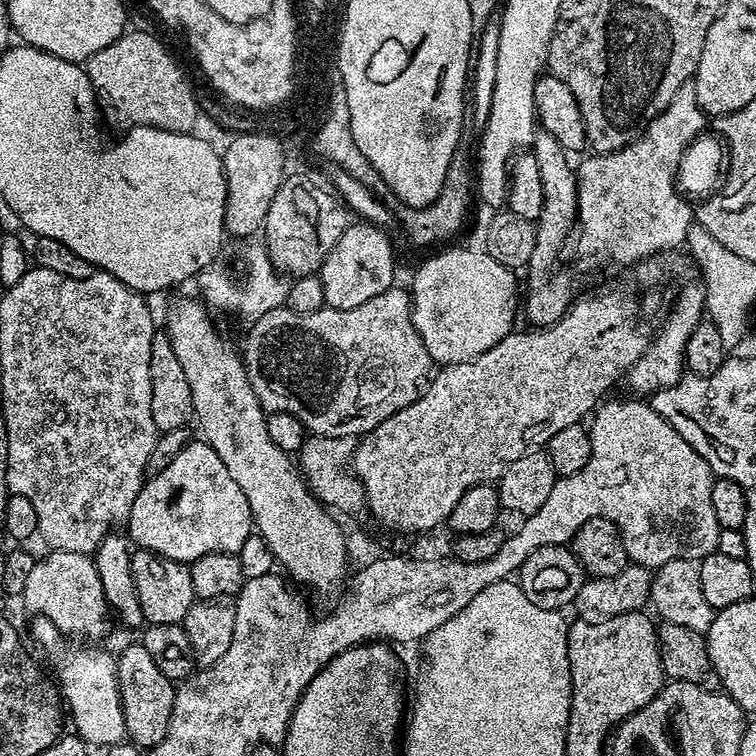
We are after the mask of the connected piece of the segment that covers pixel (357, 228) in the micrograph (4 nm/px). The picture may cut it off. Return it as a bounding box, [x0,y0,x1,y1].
[318,222,396,310]

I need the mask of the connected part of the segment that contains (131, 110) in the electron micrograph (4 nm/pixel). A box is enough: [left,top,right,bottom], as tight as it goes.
[86,31,200,134]

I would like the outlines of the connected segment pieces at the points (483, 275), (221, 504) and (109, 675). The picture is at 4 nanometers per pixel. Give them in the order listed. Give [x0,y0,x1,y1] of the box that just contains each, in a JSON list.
[[410,248,518,366],[126,439,254,565],[58,646,127,748]]

